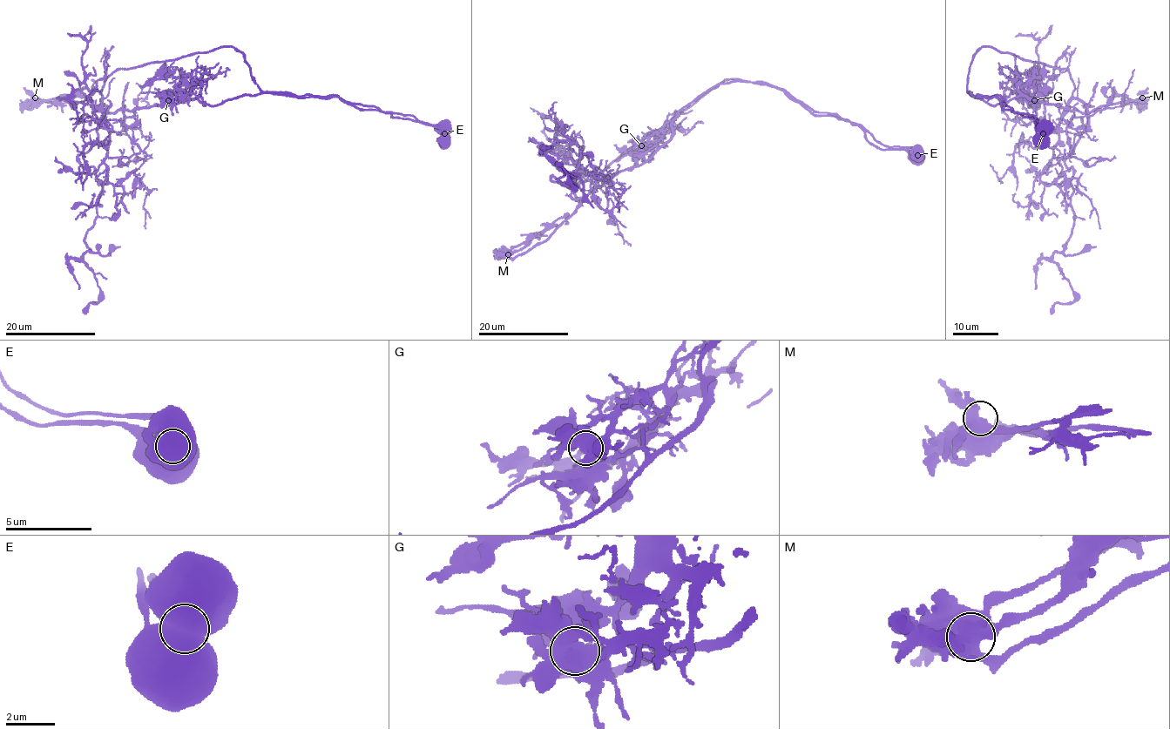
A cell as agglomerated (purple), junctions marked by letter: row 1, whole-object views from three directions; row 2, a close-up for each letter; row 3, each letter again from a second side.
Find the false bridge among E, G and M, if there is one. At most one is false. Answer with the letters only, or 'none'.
E

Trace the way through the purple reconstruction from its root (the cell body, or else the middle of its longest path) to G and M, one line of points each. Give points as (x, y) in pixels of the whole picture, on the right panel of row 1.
G: (1044, 127), (1032, 115), (1004, 110), (997, 97), (970, 92), (993, 105), (1012, 93), (1034, 100)
M: (1044, 127), (1032, 115), (1004, 110), (997, 97), (970, 92), (993, 105), (1026, 96), (1083, 112), (1142, 97)

